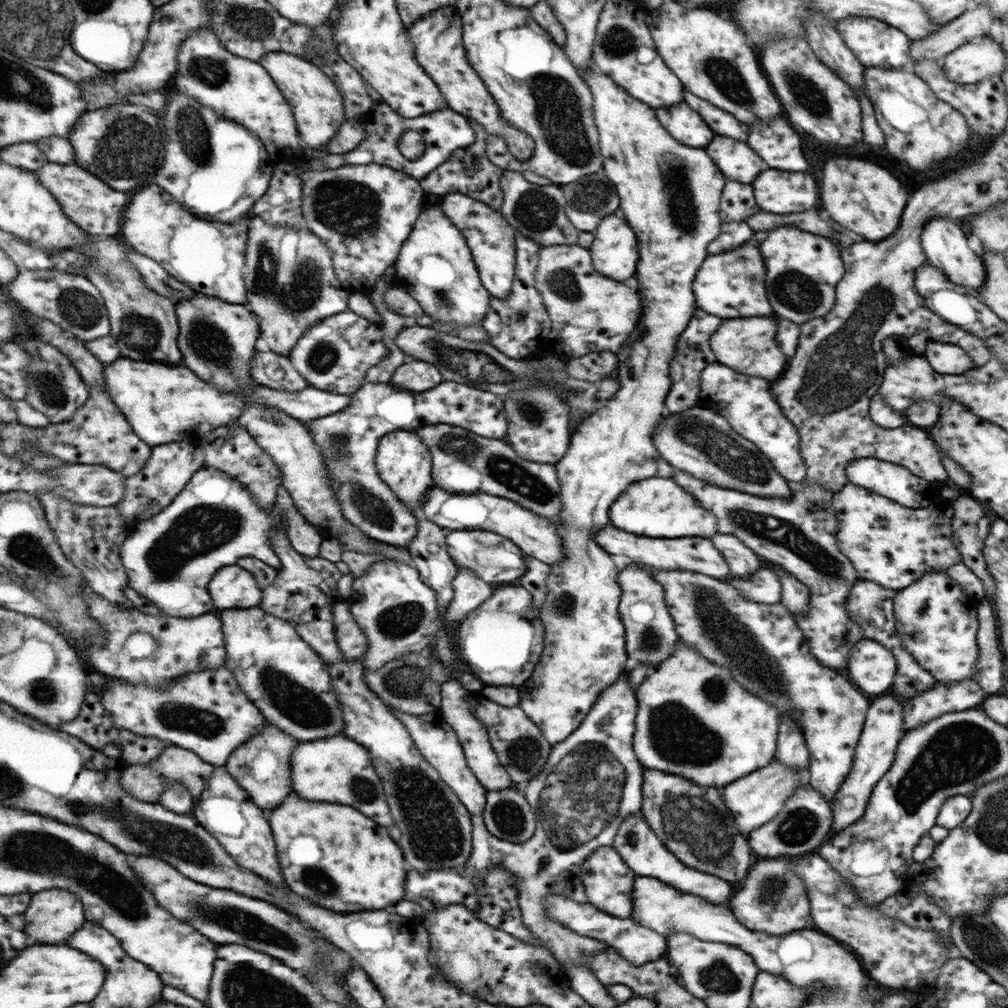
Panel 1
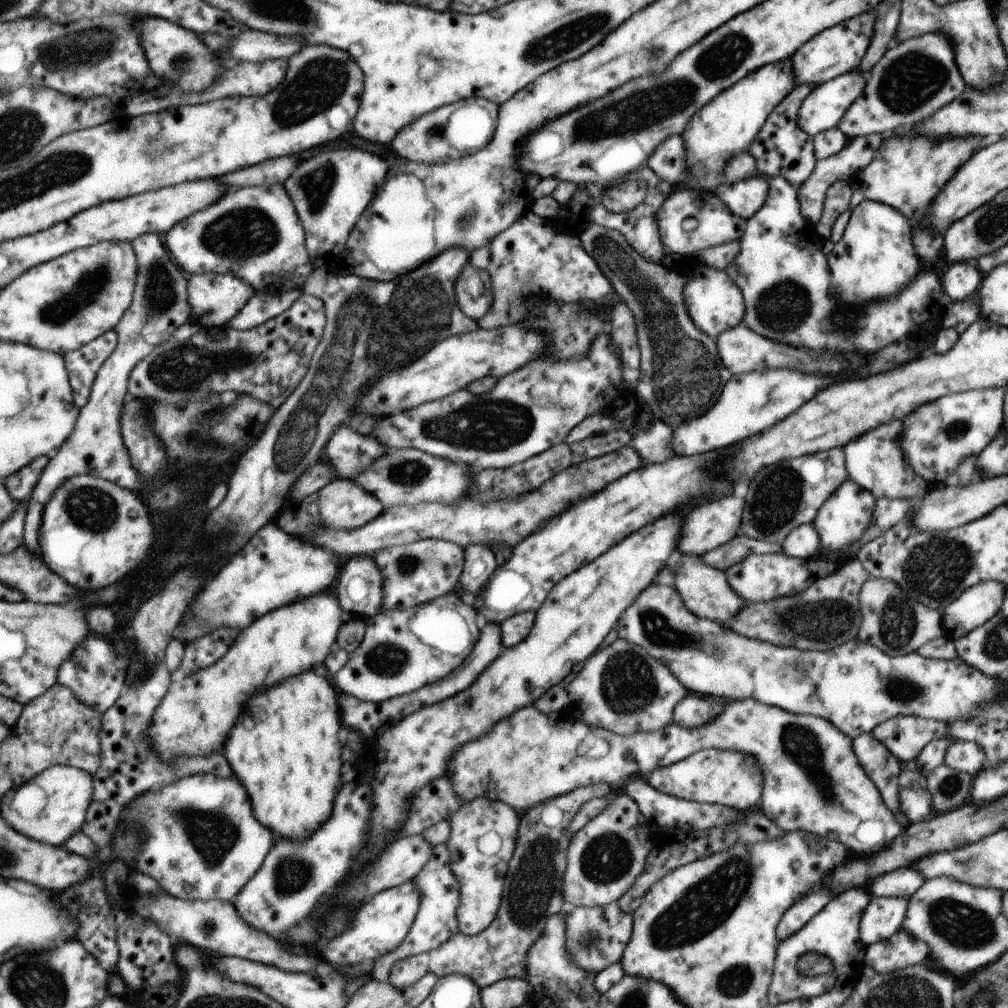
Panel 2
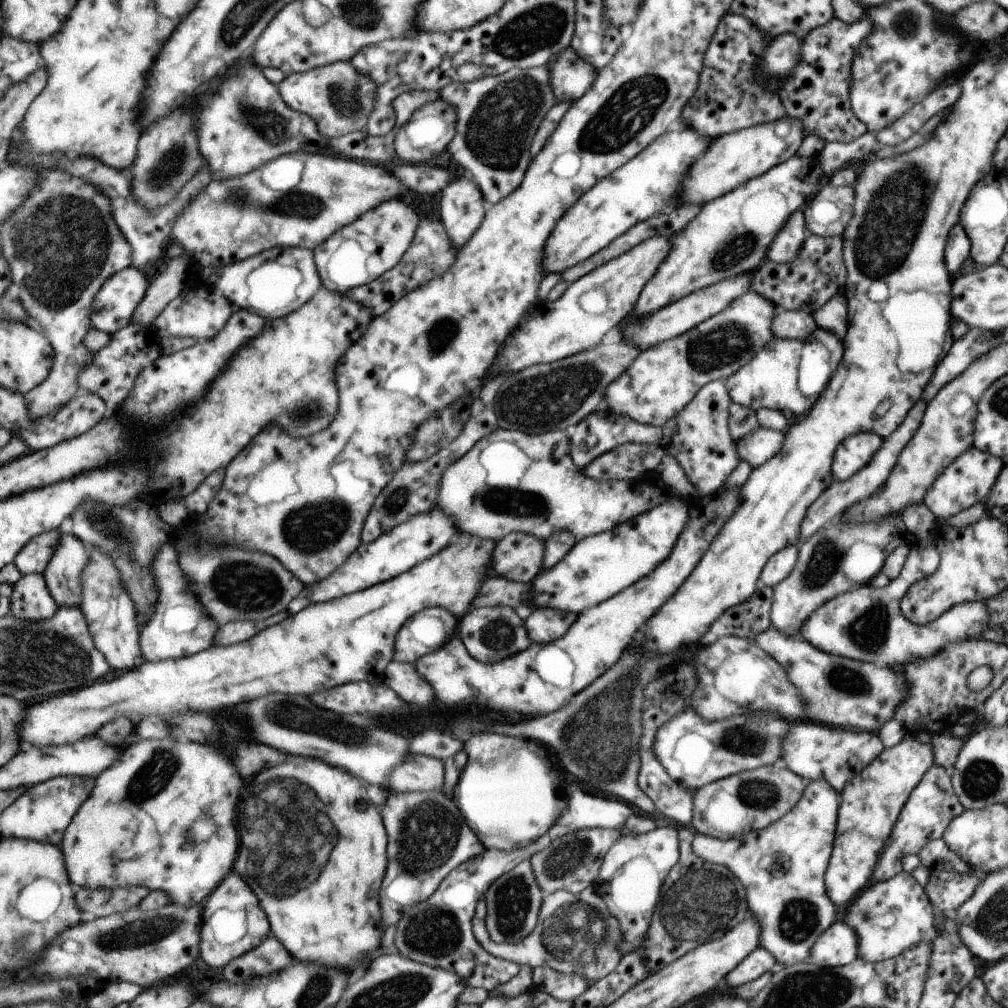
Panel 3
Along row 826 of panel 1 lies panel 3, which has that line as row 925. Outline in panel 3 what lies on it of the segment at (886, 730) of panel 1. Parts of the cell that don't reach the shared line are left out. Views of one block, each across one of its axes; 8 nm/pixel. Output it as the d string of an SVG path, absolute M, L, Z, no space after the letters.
M837 921L819 936L810 952L813 966L844 967L858 958L860 944L858 934L845 921Z

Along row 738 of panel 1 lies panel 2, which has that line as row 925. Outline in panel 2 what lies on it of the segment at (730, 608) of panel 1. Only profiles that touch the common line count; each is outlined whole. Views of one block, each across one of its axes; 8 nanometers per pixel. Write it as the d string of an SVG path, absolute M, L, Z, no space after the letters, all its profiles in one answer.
M847 889L833 896L829 903L805 926L789 938L778 941L777 959L769 986L769 1004L779 1004L800 998L822 995L833 987L835 976L853 966L865 966L865 946L859 938L863 908L869 906L869 896L858 889Z

